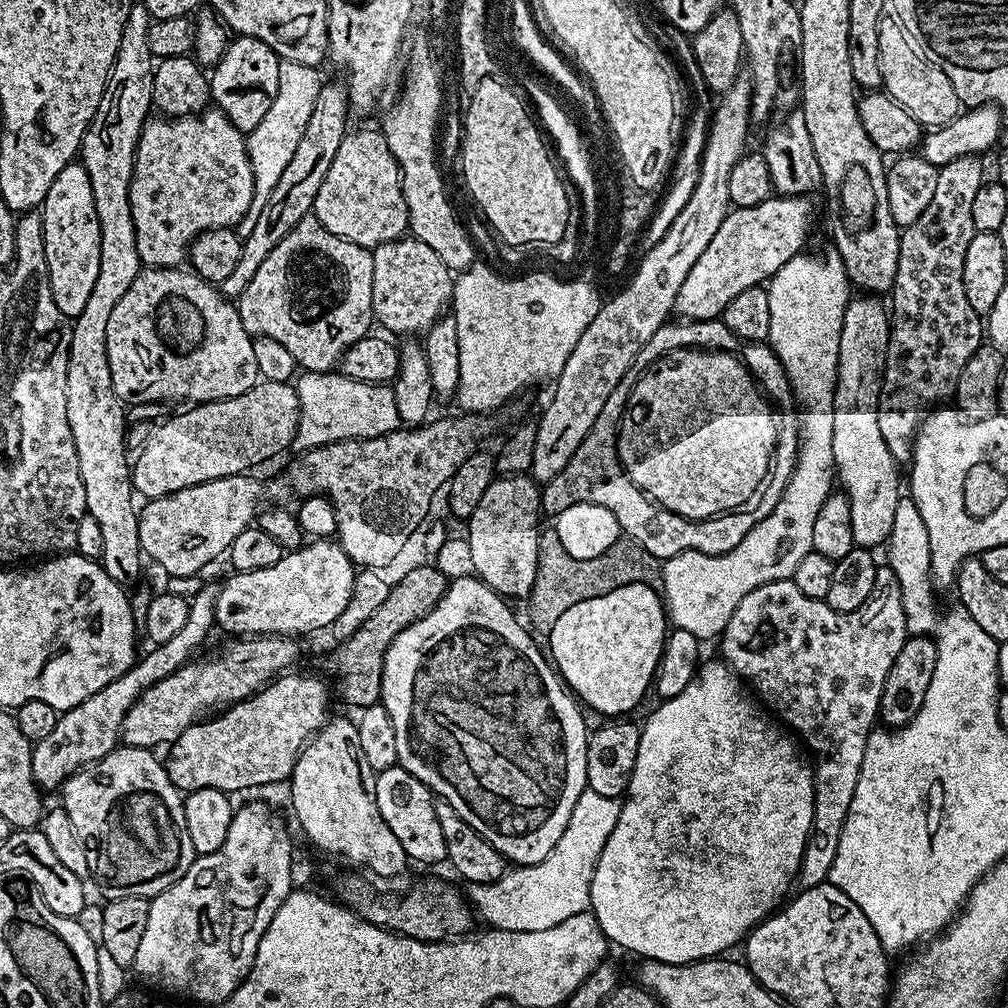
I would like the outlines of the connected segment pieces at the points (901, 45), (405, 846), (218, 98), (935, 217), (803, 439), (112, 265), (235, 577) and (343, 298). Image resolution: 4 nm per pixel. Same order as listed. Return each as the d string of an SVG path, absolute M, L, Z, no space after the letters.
M881 20L878 50L884 79L883 91L893 96L920 125L929 129L941 128L960 115L962 105L958 94L954 94L954 86L950 86L950 78L946 78L946 74L942 74L942 70L938 70L926 54L922 54L922 46L918 46L910 30L903 28L899 20Z
M399 766L382 770L376 777L376 801L382 818L386 818L386 826L390 826L394 838L402 842L402 850L408 853L409 861L442 865L447 861L446 838L438 822L434 794L421 780Z
M236 36L224 49L220 61L211 69L211 103L219 108L220 112L226 114L226 118L230 118L230 122L234 122L234 126L239 132L245 134L252 132L254 126L258 126L258 122L262 122L266 110L270 110L270 106L274 103L274 94L278 94L278 66L280 62L280 57L270 46L266 46L266 42L253 36Z
M963 156L962 158L954 158L954 162L939 165L938 187L934 189L934 198L930 198L930 206L926 206L926 210L922 210L922 215L916 221L910 222L910 226L903 228L900 233L898 274L894 278L890 293L892 304L890 303L888 349L886 350L884 371L880 378L880 397L876 407L878 410L878 430L882 430L882 439L886 444L886 450L890 450L893 459L900 466L907 465L912 459L912 447L916 441L916 431L920 429L920 423L937 405L947 401L944 400L947 396L949 399L955 393L958 374L962 374L962 366L966 366L966 362L970 362L970 354L974 354L982 347L982 341L986 336L985 321L972 309L970 302L966 302L966 286L962 282L962 266L966 266L966 250L970 247L970 238L974 238L974 234L977 232L974 226L974 194L978 194L978 190L986 183L982 161L980 156Z
M828 250L825 256L808 256L809 254L801 254L790 258L790 262L786 262L786 266L782 266L782 270L778 270L772 275L771 280L767 281L766 287L768 297L770 298L770 334L767 343L770 345L776 357L782 362L784 372L788 375L788 382L792 389L792 395L798 405L798 423L800 425L800 449L798 450L798 458L794 466L794 474L790 476L790 482L786 486L786 490L782 494L782 498L778 500L774 506L774 510L770 510L770 514L766 518L756 521L756 524L750 530L750 534L746 534L742 538L742 542L738 542L738 546L734 546L734 550L730 550L721 556L707 556L701 552L683 552L677 556L671 556L670 559L663 561L663 577L664 589L662 591L663 599L666 601L666 616L675 627L682 630L690 630L690 634L694 634L701 642L708 640L715 641L717 637L723 633L724 628L730 622L730 618L734 614L734 610L738 606L738 602L742 602L742 598L746 598L746 594L750 594L750 590L754 590L763 584L769 584L775 580L787 580L792 577L794 570L798 566L798 562L802 562L802 558L806 558L806 554L812 551L812 539L814 538L814 521L818 519L818 510L822 510L822 502L826 502L826 498L831 496L834 491L834 481L837 479L836 463L834 462L834 390L836 389L836 371L838 370L838 342L842 338L842 318L844 317L844 308L850 299L850 281L842 258L834 250Z
M138 2L130 10L130 14L126 18L126 26L122 26L122 42L118 42L118 54L112 63L112 69L108 75L108 81L106 82L106 90L102 94L102 102L98 102L98 110L94 114L94 118L90 122L90 126L86 130L86 134L80 143L78 160L79 163L84 165L86 174L90 174L90 186L94 190L94 210L98 210L100 257L98 258L98 279L94 281L94 291L90 294L90 299L86 301L86 306L83 308L82 314L78 314L71 321L72 341L68 347L68 369L66 370L66 418L70 418L70 434L74 434L74 450L78 454L78 470L82 474L82 490L86 490L86 506L88 507L87 515L92 516L94 522L98 522L98 527L102 529L102 554L100 555L99 563L106 570L106 574L110 574L110 578L114 578L114 582L118 582L122 586L129 586L128 584L136 586L141 583L140 560L142 561L142 553L140 551L140 539L138 538L138 522L140 521L140 517L138 515L138 504L135 504L135 502L132 501L132 496L134 497L134 489L132 487L132 464L130 463L130 452L126 447L126 405L124 401L118 398L118 394L114 394L114 382L112 381L112 375L110 374L110 362L106 358L106 325L110 323L110 314L113 312L114 306L118 306L118 298L122 298L122 294L126 294L126 290L130 290L134 278L142 270L142 265L138 258L138 242L134 238L134 214L130 214L130 182L132 181L132 171L134 170L136 147L140 141L142 130L144 129L145 124L148 123L150 113L154 108L152 102L152 91L154 90L154 57L150 50L150 26L152 25L152 21L153 19L149 16L144 3Z
M313 539L296 551L285 551L280 560L274 562L274 566L266 566L266 570L233 571L232 577L220 587L216 603L217 625L236 638L304 638L307 632L331 629L346 602L350 602L357 571L357 565L335 539Z
M309 214L305 216L302 222L298 222L298 226L294 226L294 230L290 230L290 234L286 234L286 238L282 238L282 242L278 242L278 246L274 246L274 250L270 250L270 255L262 262L261 268L255 272L254 278L250 282L250 286L246 286L246 290L241 294L238 307L240 317L242 318L242 326L248 331L248 335L255 338L257 336L265 336L266 338L274 338L281 344L286 346L286 350L290 350L290 354L296 359L297 365L306 372L332 372L340 363L341 356L350 346L354 346L358 342L358 338L369 335L370 329L373 327L374 317L372 314L372 287L374 286L374 258L371 251L362 246L358 246L354 242L346 242L346 238L338 238L338 234L330 234L330 230L326 230L326 226L322 226L322 222L318 222L315 215Z

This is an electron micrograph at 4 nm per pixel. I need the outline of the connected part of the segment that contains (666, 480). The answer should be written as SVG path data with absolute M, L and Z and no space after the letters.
M680 346L675 350L677 352L668 352L661 360L654 361L637 378L632 393L630 391L627 393L624 413L616 433L616 449L630 482L634 482L634 486L638 486L638 490L645 492L649 500L687 520L710 520L713 516L723 516L726 512L743 509L759 493L770 472L772 451L776 445L777 419L771 403L760 391L760 385L756 383L755 376L749 372L739 355L731 356L728 352L707 352L709 349L704 346Z

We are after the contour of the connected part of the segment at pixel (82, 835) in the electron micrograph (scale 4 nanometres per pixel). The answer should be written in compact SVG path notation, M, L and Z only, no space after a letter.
M117 746L112 752L102 757L101 760L97 760L96 763L92 763L73 773L62 785L62 793L64 792L62 807L66 810L66 814L70 814L70 822L74 822L74 830L78 830L78 838L84 843L86 862L88 863L91 879L96 879L106 891L112 892L108 894L115 894L116 896L146 896L149 898L157 896L158 893L166 891L170 886L174 886L174 882L178 882L178 878L182 878L182 874L186 874L186 870L190 870L190 866L197 858L194 842L190 842L190 834L186 831L184 796L180 789L174 786L174 782L170 782L167 767L162 763L161 757L159 760L156 755L155 751L146 748Z

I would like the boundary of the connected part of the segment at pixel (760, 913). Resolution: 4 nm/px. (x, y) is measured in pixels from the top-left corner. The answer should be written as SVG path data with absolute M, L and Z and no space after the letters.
M701 663L690 686L686 686L682 694L657 703L658 706L649 714L648 721L642 724L638 758L634 762L628 791L620 805L618 822L614 822L610 838L606 838L606 846L602 846L602 854L594 870L590 911L598 918L598 926L602 926L608 941L615 947L617 944L618 947L633 952L636 958L671 964L693 964L695 960L719 957L736 943L737 947L760 921L767 920L781 907L782 901L789 895L788 887L791 886L792 880L794 884L797 879L800 864L804 861L804 848L812 835L812 819L816 809L816 778L813 765L808 765L807 758L800 753L801 745L789 735L785 725L769 715L753 699L749 689L727 663L719 663Z

